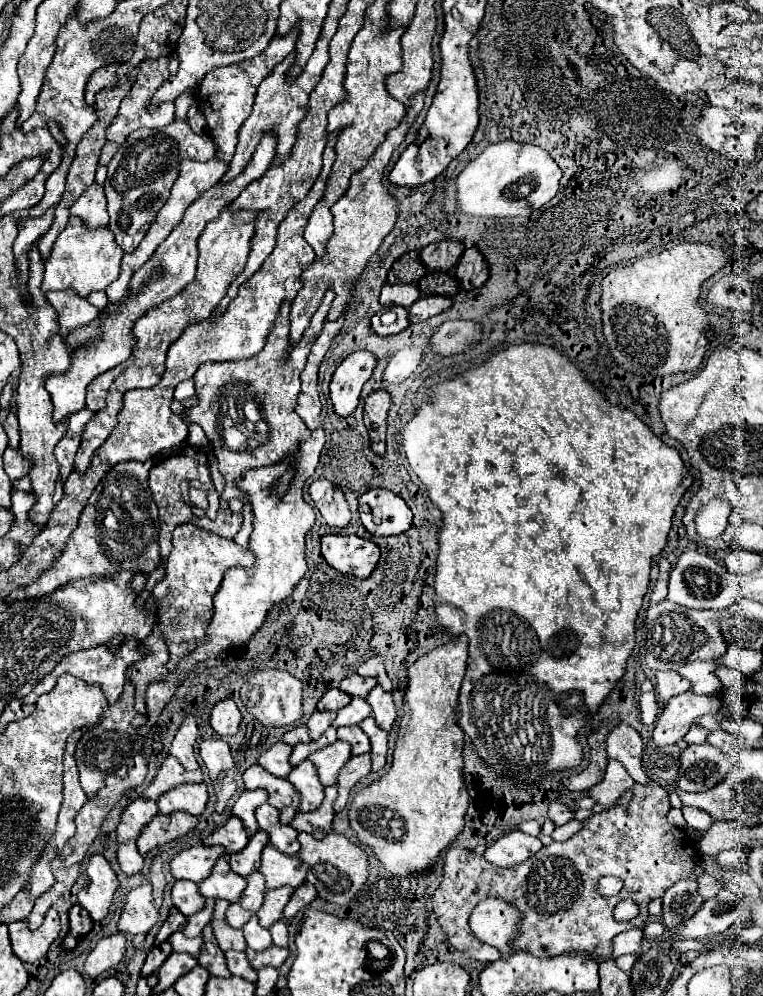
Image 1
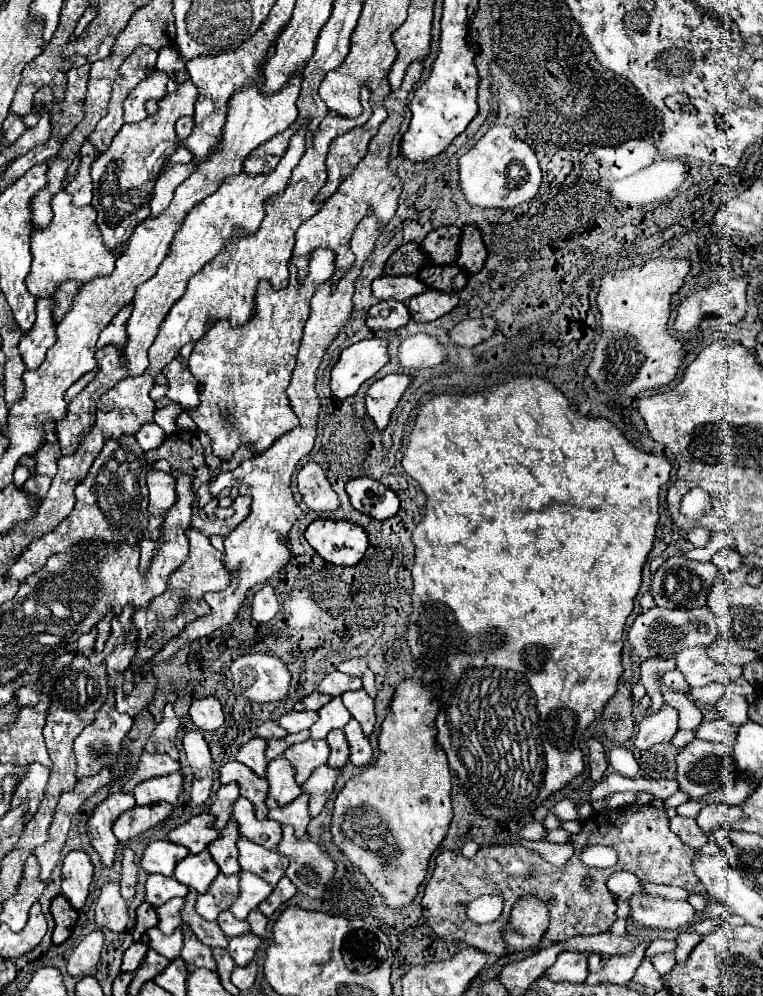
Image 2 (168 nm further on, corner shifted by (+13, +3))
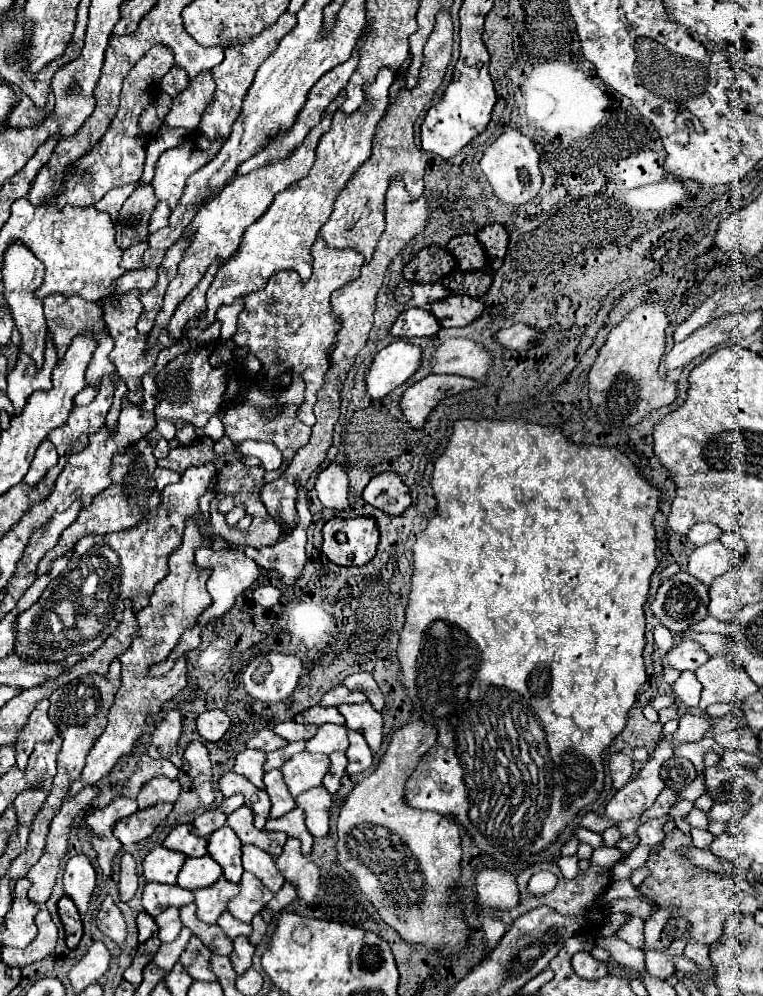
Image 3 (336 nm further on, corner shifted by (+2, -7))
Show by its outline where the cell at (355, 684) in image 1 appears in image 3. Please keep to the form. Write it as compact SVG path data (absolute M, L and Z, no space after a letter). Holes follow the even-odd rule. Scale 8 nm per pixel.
M337 686L333 690L329 690L323 700L319 702L321 706L339 706L339 704L345 704L345 702L367 702L365 694L361 694L359 690L349 690L347 686Z

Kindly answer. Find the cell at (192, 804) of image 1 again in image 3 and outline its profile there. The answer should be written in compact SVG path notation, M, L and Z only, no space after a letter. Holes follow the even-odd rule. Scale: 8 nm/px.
M165 776L149 780L137 796L137 804L141 810L155 806L157 802L171 802L175 804L181 792L181 784L177 780L169 780Z

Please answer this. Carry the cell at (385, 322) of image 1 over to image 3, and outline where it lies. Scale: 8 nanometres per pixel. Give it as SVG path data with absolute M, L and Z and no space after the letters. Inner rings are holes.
M409 308L401 312L391 326L391 336L411 338L411 336L433 336L439 330L437 318L425 308Z

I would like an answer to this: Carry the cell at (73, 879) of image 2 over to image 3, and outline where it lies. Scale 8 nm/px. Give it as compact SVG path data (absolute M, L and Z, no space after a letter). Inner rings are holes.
M79 854L67 862L65 874L63 874L65 894L77 904L81 914L87 914L87 910L89 910L95 882L97 882L97 874L87 856Z

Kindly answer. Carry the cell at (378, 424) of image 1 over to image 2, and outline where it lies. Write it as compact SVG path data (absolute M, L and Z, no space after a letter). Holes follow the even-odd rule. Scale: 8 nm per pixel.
M388 374L370 386L366 394L366 410L376 422L378 430L384 430L388 426L392 410L396 408L404 390L410 384L412 384L410 374Z

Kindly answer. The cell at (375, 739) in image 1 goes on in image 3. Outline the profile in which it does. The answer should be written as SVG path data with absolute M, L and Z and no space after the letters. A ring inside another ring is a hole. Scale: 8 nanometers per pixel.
M349 730L349 748L347 748L347 758L349 758L349 766L347 766L347 774L359 774L365 772L371 764L373 764L373 754L363 738L363 734L357 734L353 730Z

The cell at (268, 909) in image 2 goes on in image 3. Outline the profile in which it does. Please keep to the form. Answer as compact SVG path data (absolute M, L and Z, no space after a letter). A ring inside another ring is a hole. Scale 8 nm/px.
M285 882L285 884L283 884L283 888L275 894L273 902L269 902L269 904L261 910L263 920L269 924L269 922L273 920L273 916L275 916L275 914L279 914L279 912L281 912L287 904L291 904L295 898L297 898L297 892L293 890L293 886L289 886L289 882Z

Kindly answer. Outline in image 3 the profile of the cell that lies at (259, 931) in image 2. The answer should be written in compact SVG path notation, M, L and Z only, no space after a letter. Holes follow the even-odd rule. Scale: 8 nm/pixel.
M255 916L253 922L251 922L251 926L253 926L253 934L249 936L249 942L251 942L253 946L257 946L257 944L263 940L263 936L267 934L267 924L263 922L261 916Z

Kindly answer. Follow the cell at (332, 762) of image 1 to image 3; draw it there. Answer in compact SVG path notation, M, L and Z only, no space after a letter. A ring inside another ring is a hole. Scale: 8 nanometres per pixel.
M301 752L289 758L283 766L283 776L293 796L303 794L309 788L321 786L327 770L329 770L329 756L327 754L309 754Z

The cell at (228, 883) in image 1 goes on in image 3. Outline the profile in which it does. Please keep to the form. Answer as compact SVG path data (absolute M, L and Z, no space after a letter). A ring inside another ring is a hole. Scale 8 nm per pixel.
M211 856L187 858L179 872L179 886L185 890L199 890L205 886L213 886L223 876L221 866Z

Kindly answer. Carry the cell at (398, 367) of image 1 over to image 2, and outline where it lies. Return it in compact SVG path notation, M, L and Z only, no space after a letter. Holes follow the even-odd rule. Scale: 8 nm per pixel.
M416 334L406 338L400 344L400 368L402 370L422 370L422 368L434 368L448 360L446 348L428 334Z

